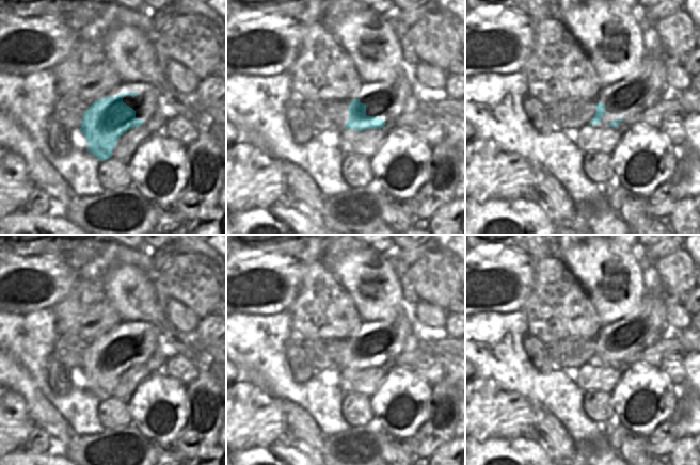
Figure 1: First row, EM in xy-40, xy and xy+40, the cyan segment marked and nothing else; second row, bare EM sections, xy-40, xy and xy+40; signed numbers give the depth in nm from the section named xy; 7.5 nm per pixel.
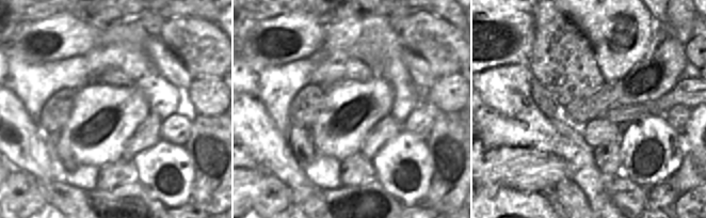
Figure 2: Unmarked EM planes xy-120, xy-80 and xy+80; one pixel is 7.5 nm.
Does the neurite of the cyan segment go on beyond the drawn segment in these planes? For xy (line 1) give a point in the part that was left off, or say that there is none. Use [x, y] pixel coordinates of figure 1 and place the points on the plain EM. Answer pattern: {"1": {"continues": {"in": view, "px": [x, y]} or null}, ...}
{"1": {"continues": null}}

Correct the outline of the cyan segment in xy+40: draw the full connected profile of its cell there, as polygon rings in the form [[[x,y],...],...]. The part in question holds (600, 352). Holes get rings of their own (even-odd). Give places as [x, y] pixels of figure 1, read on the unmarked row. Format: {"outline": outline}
{"outline": [[[596,342],[596,352],[589,364],[599,364],[603,355],[605,354],[605,343]]]}

